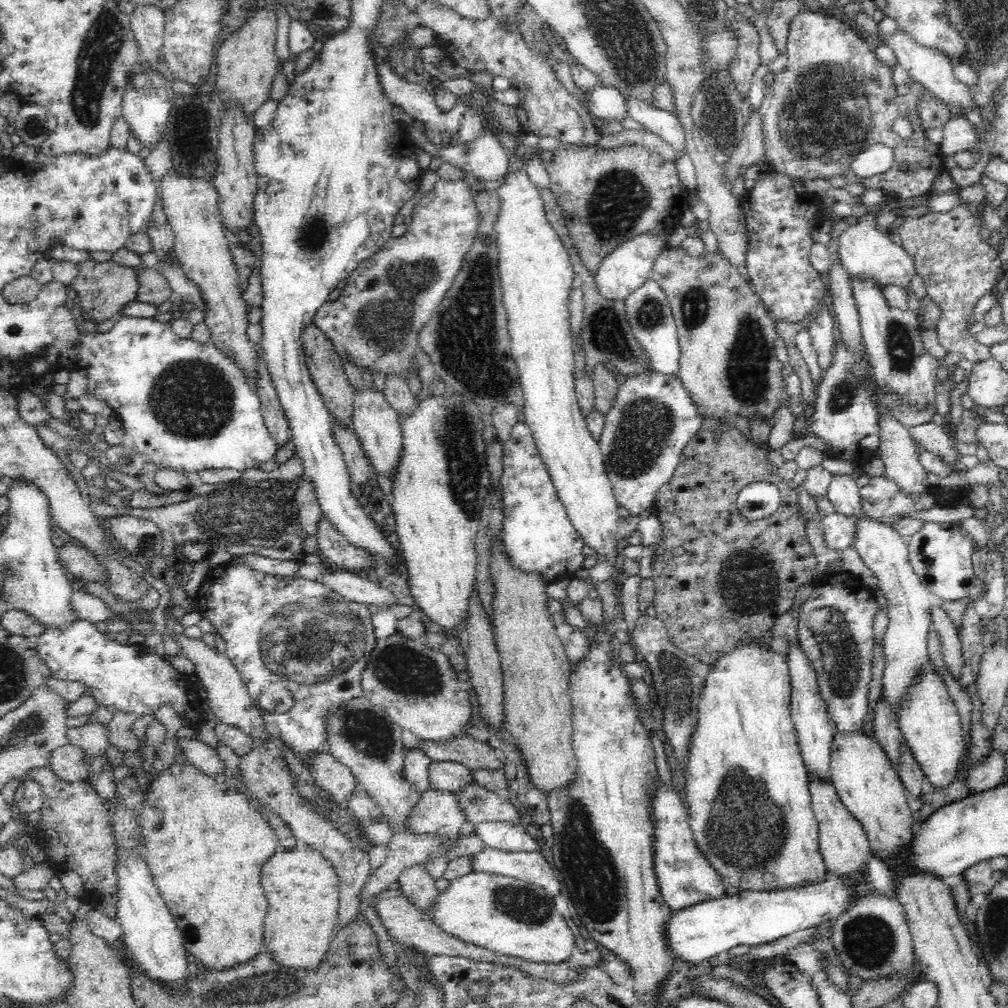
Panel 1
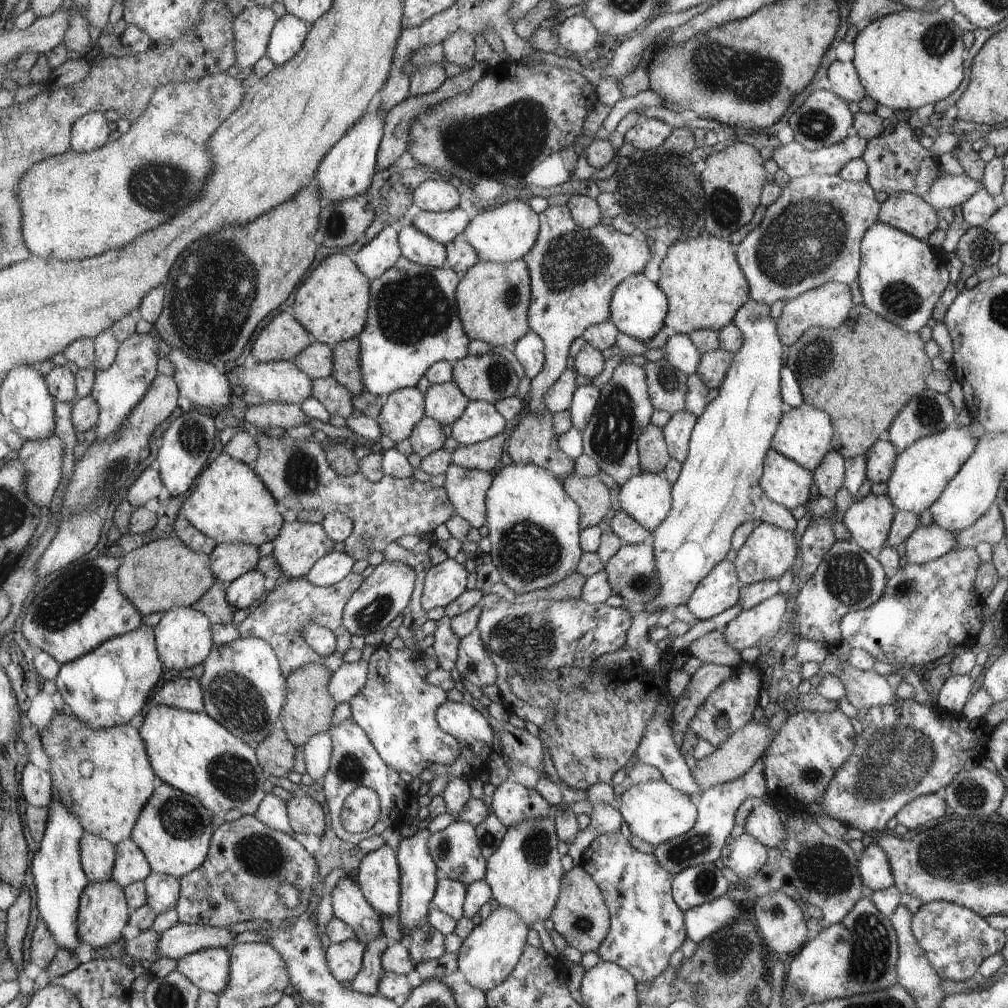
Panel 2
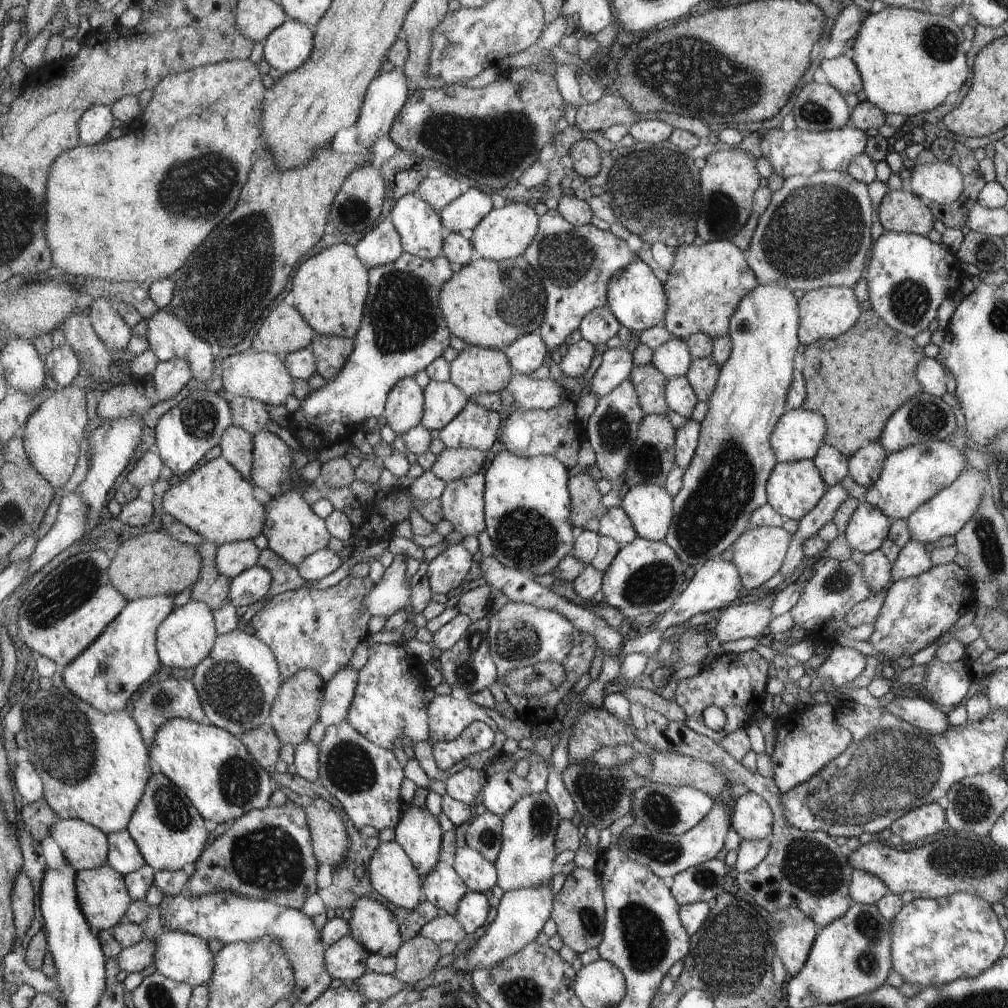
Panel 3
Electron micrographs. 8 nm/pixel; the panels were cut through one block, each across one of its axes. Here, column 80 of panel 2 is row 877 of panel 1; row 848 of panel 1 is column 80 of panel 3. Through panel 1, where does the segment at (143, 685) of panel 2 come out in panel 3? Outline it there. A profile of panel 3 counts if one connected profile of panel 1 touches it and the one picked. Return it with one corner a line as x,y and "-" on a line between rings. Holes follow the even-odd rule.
158,594
149,598
130,600
129,604
102,632
87,651
82,652
69,665
62,668
64,687
76,694
81,700
96,708
99,712
110,714
116,710
124,710
132,694
160,670
160,660
156,654
156,628
170,616
174,610
172,594

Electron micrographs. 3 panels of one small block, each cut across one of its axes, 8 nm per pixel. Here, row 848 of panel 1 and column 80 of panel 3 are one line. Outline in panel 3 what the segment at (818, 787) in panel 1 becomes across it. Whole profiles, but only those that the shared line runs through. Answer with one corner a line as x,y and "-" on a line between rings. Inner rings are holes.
59,819
50,826
48,836
62,850
74,870
98,868
107,864
109,840
106,833
79,819

